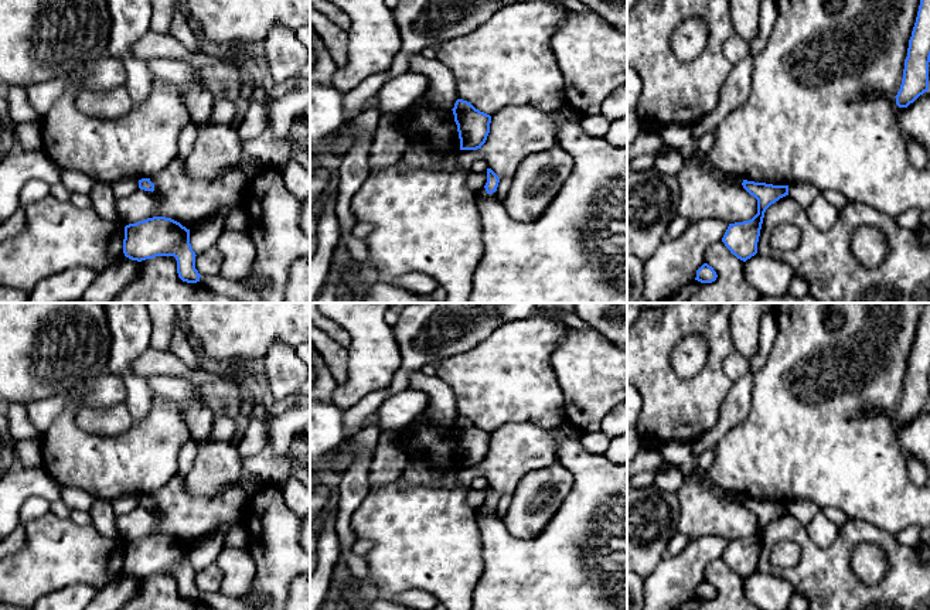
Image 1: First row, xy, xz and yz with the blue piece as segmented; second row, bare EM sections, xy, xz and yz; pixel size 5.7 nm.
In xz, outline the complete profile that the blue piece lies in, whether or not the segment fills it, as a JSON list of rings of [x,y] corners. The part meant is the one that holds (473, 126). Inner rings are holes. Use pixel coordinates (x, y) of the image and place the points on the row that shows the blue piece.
[[[457,99],[452,110],[457,125],[460,150],[481,149],[490,133],[491,116],[463,99]]]

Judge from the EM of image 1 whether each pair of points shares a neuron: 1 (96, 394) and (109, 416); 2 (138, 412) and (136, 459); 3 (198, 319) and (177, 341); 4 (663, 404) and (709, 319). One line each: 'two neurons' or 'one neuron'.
1: two neurons
2: two neurons
3: two neurons
4: one neuron

